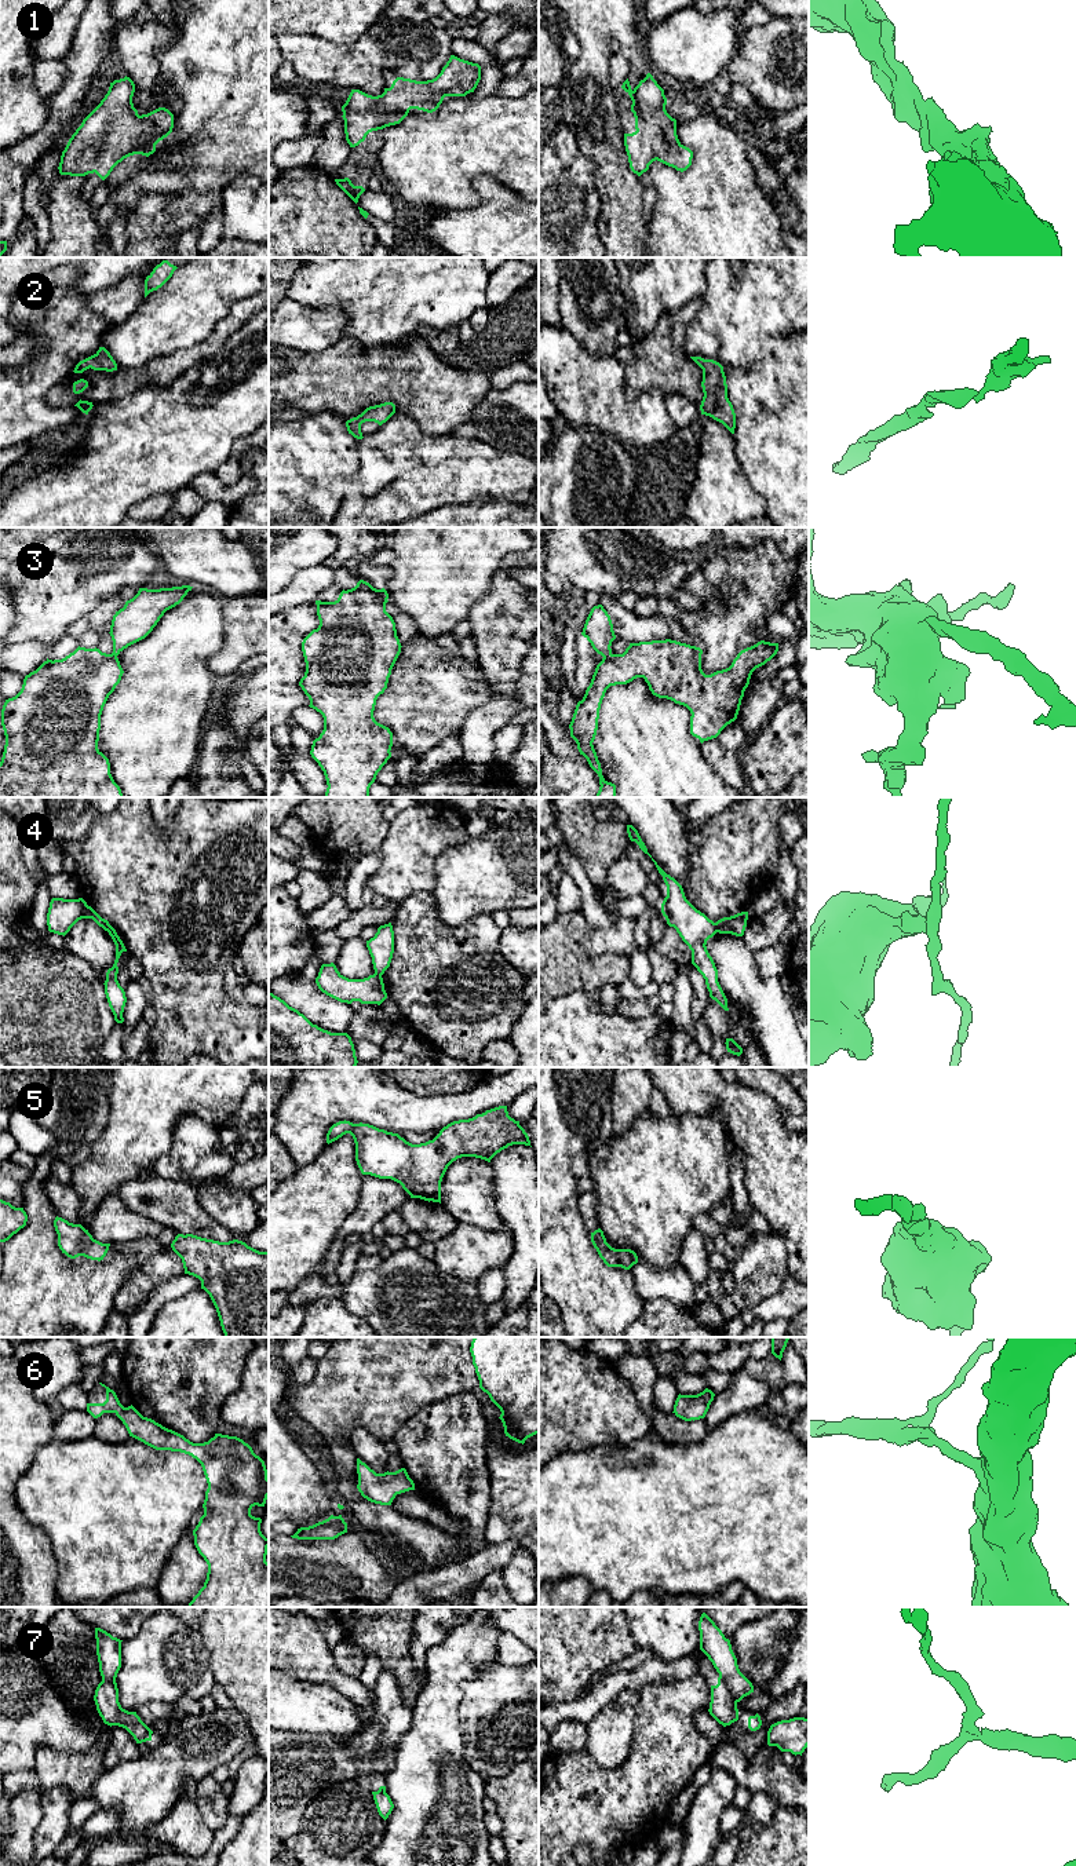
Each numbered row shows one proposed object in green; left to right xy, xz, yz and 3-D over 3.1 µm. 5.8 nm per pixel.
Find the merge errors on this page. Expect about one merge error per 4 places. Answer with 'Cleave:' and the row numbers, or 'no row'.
Cleave: 3, 4, 7

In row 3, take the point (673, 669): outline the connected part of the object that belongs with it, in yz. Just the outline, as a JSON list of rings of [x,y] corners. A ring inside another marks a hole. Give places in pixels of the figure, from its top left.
[[[671,639],[630,643],[623,654],[603,657],[569,724],[580,755],[599,777],[601,786],[595,797],[617,797],[616,785],[602,775],[592,745],[601,704],[610,686],[643,678],[653,695],[690,711],[690,734],[703,744],[716,738],[737,719],[752,672],[770,661],[777,651],[778,643],[761,640],[741,650],[729,668],[711,675],[701,669],[700,647]]]

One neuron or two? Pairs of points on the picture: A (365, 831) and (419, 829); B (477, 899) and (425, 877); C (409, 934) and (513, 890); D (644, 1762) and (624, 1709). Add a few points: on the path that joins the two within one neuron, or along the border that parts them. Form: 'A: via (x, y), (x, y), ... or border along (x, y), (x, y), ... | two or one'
A: border along (390, 822), (389, 831), (378, 850) | two
B: border along (444, 851), (436, 861), (434, 888), (431, 891) | two
C: border along (431, 893), (447, 924), (473, 919) | two
D: border along (639, 1702), (634, 1741), (620, 1764) | two

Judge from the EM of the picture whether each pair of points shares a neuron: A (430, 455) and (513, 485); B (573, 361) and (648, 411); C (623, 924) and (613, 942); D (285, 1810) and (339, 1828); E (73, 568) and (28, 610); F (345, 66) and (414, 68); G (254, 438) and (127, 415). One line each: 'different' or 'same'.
A: same
B: same
C: same
D: different
E: same
F: same
G: different

